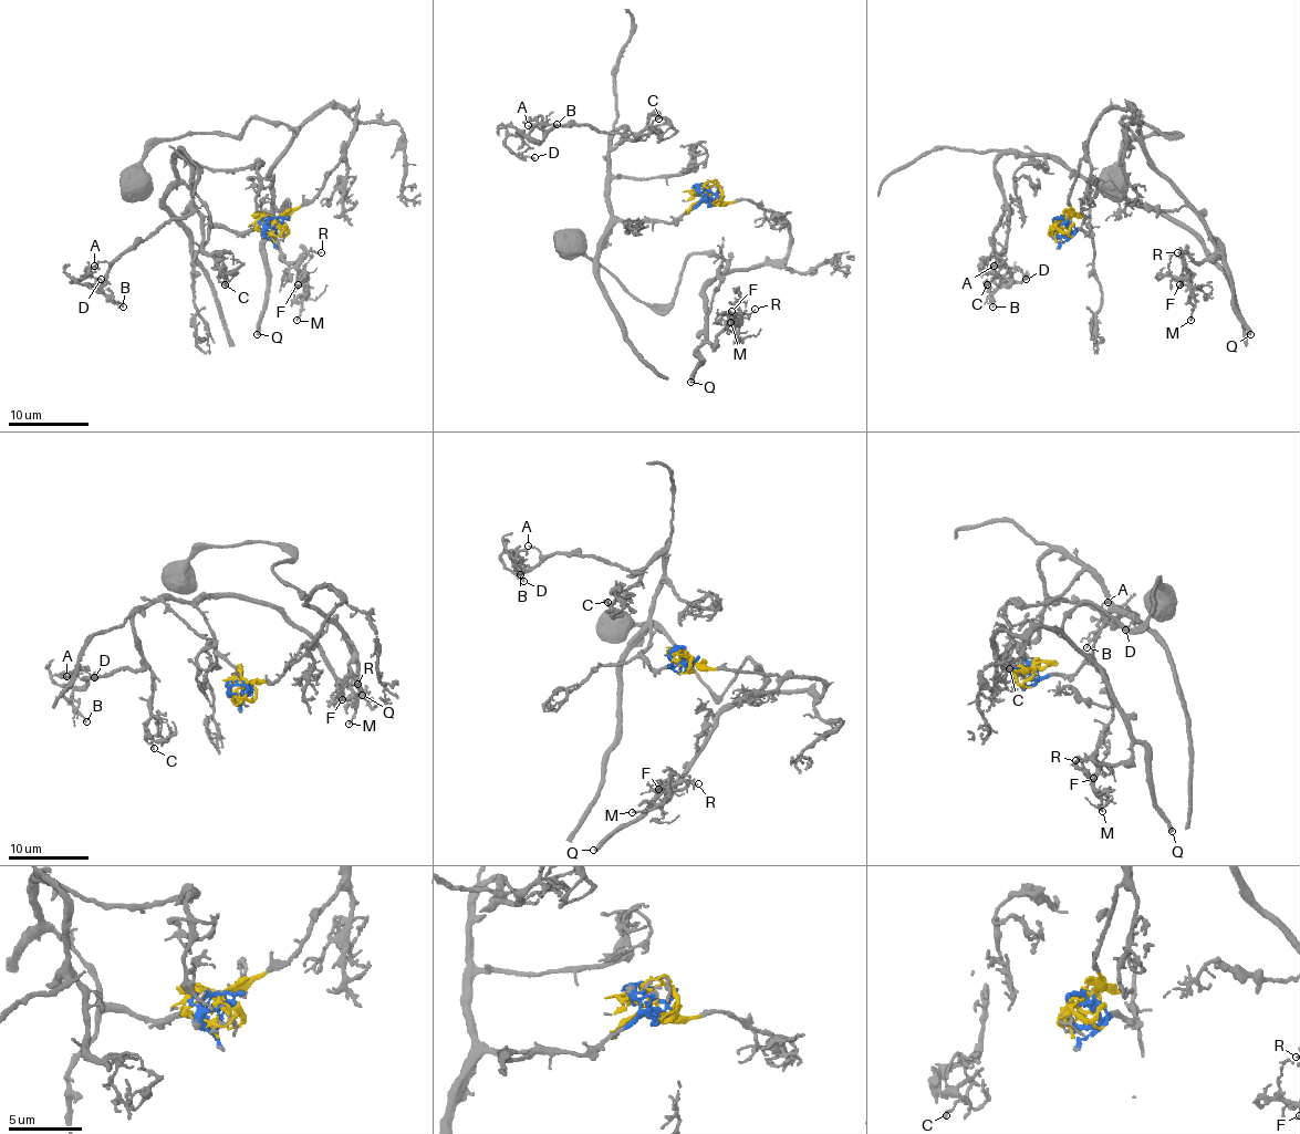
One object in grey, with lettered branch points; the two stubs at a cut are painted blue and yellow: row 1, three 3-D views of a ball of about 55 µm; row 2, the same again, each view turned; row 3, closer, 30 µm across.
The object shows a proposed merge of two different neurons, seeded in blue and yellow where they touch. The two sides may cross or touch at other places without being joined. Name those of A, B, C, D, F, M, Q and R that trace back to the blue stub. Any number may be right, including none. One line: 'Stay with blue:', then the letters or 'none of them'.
Stay with blue: A, B, C, D

